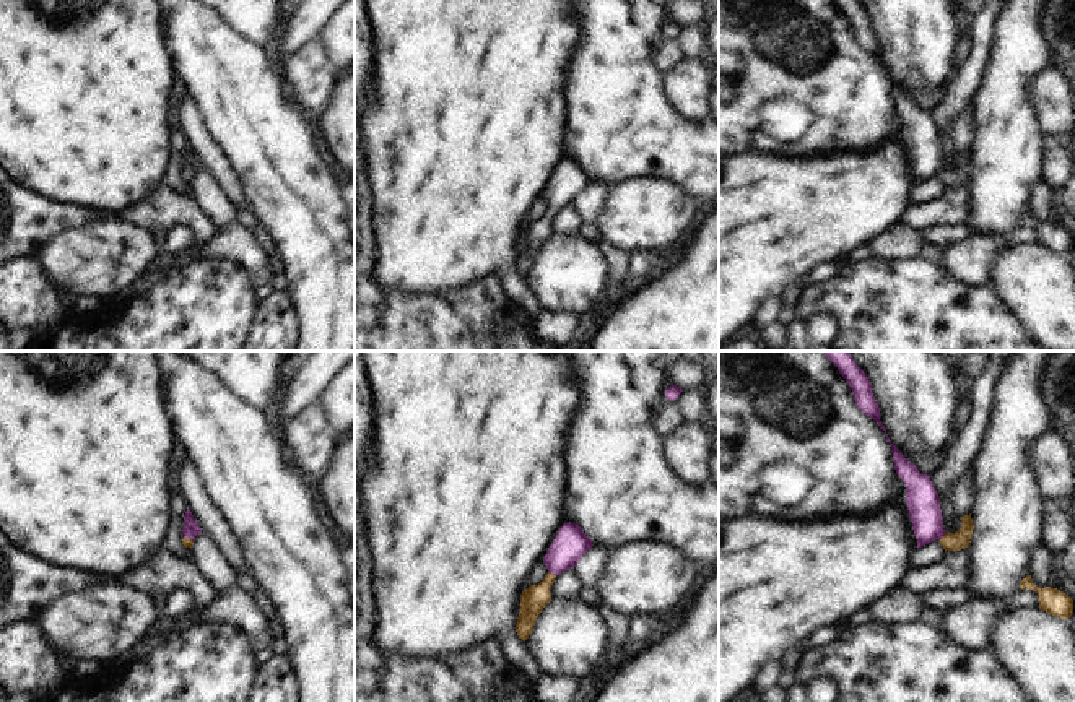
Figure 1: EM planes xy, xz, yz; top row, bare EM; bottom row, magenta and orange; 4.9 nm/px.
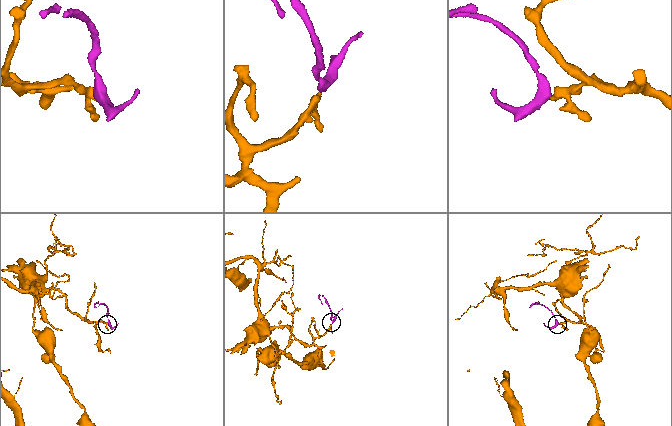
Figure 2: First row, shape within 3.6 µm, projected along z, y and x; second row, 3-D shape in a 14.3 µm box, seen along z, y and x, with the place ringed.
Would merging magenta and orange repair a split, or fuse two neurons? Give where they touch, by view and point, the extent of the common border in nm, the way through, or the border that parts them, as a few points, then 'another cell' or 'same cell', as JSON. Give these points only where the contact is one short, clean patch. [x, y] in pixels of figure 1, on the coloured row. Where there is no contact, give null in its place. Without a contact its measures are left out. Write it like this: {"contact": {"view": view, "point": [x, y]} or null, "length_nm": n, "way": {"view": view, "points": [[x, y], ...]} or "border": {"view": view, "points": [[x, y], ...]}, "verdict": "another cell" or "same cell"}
{"contact": {"view": "xz", "point": [552, 572]}, "length_nm": 50, "way": {"view": "xz", "points": [[570, 545], [557, 559], [552, 572], [532, 602]]}, "verdict": "same cell"}

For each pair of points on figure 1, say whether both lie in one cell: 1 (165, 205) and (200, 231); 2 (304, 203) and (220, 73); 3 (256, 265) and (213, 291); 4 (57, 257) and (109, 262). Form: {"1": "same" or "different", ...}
{"1": "same", "2": "same", "3": "different", "4": "same"}

